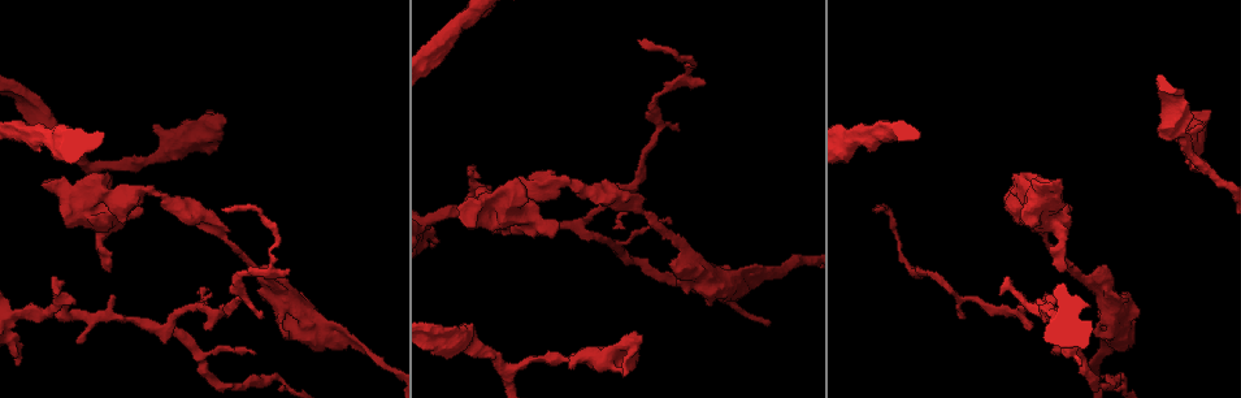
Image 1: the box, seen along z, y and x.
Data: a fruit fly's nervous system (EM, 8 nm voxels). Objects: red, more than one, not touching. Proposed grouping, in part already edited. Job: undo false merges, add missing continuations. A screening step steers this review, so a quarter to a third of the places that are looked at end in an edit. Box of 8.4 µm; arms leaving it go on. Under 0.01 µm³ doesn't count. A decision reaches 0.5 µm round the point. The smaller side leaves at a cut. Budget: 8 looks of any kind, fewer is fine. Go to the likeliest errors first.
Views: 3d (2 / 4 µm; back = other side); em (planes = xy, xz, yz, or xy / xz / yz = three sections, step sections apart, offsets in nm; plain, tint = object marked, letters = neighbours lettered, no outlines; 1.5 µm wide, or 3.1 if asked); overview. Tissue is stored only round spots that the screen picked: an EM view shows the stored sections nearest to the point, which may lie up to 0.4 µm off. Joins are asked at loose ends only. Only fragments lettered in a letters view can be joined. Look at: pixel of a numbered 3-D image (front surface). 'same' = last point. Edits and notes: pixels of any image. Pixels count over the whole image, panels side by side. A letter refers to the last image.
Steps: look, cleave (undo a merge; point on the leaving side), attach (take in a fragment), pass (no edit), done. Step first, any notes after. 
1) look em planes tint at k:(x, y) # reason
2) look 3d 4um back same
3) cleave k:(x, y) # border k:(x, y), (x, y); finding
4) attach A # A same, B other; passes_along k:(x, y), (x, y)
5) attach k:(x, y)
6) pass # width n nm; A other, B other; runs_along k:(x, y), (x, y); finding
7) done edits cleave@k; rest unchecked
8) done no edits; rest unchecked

look em planes letters at 1:(1043, 314)

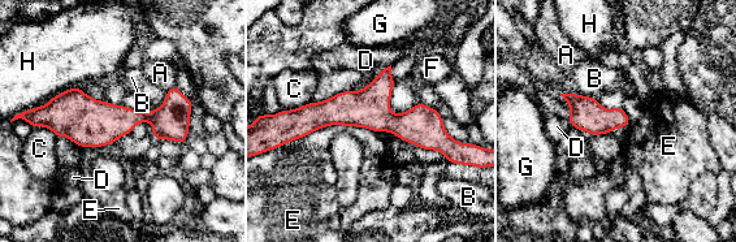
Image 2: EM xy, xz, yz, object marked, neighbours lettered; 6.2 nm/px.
pass # A other, B other, C other, D other, E other, F other, G other, H other; runs_along 2:(182, 111), (169, 117), (29, 117); all the same neuron

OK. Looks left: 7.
look 3d 4um at 1:(252, 352) # tapers out

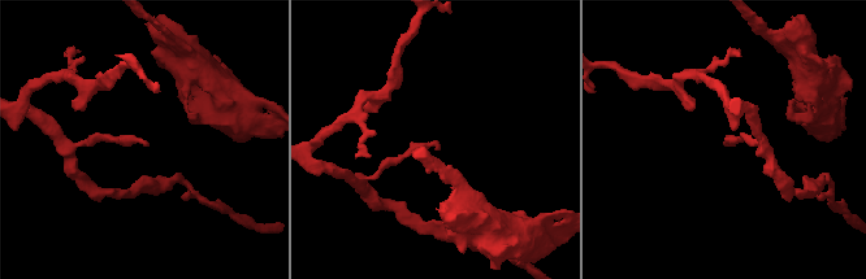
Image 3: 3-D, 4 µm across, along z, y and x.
look em yz step 4 letters at 3:(147, 145) # need the tissue

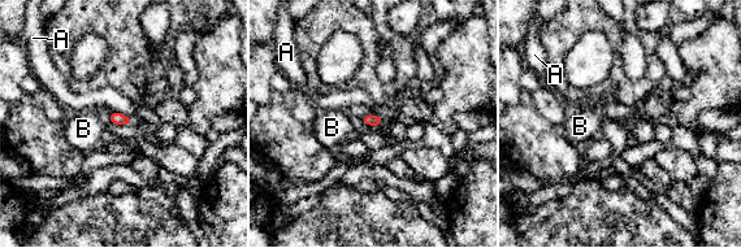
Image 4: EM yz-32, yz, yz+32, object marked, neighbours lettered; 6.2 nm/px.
look em planes letters same

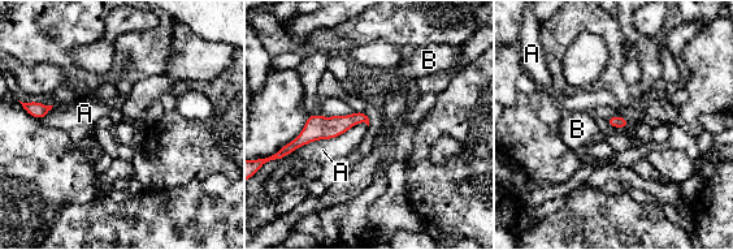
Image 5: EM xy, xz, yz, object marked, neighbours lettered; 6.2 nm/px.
pass # longest_contact A 550 nm; A other, B other; runs_along 5:(364, 119), (316, 128), (295, 145); none of them fits

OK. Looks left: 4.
look em xz step 8 tint at 1:(150, 161)

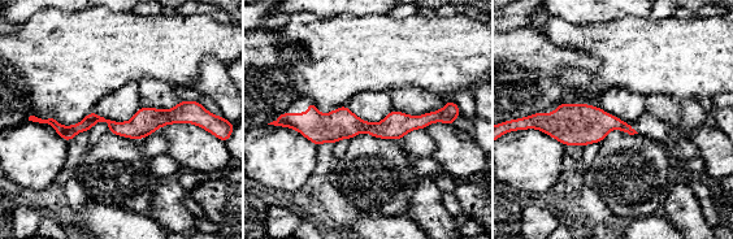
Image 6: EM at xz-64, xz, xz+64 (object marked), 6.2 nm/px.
look em planes letters same

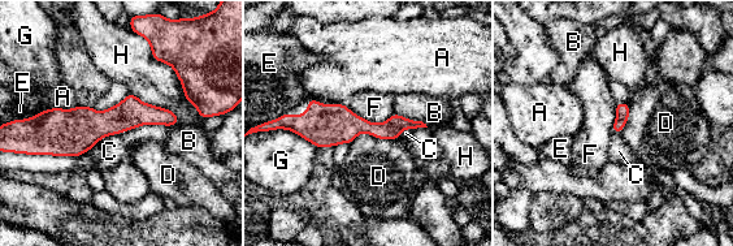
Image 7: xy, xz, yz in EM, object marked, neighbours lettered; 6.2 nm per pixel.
pass # A other, B other, C other, D other, E other, F other, G other, H other; runs_along 7:(40, 119), (174, 121); all the same neuron

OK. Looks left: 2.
done no edits; rest unchecked

